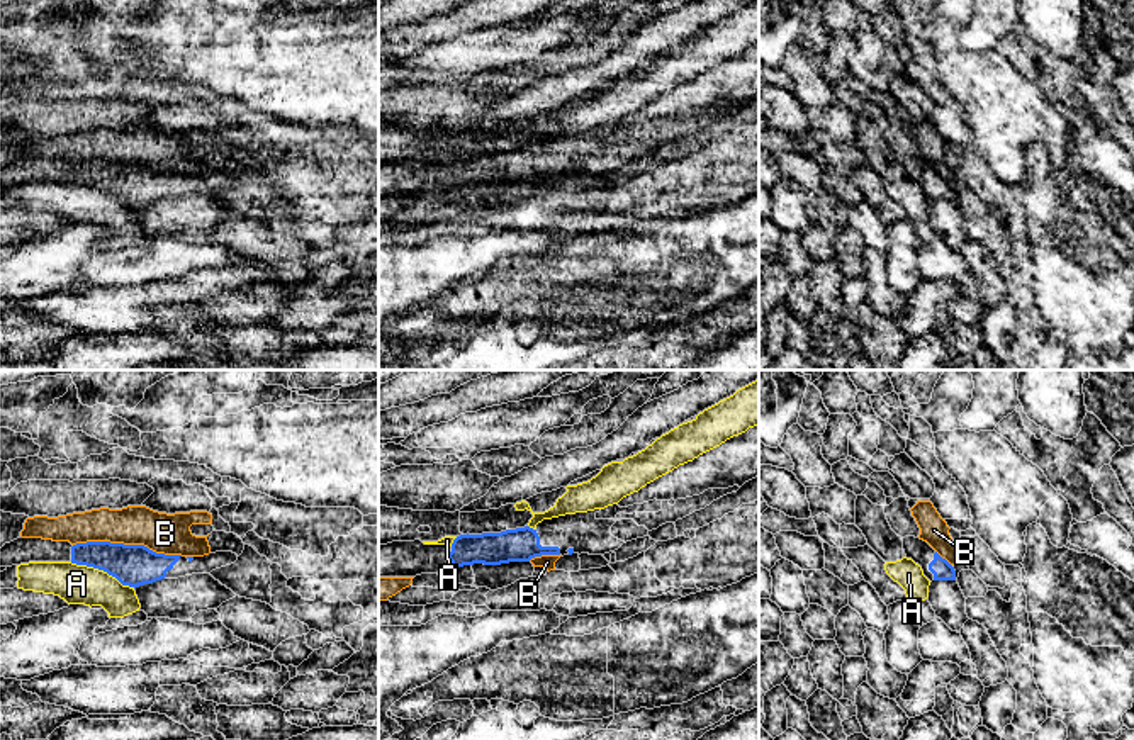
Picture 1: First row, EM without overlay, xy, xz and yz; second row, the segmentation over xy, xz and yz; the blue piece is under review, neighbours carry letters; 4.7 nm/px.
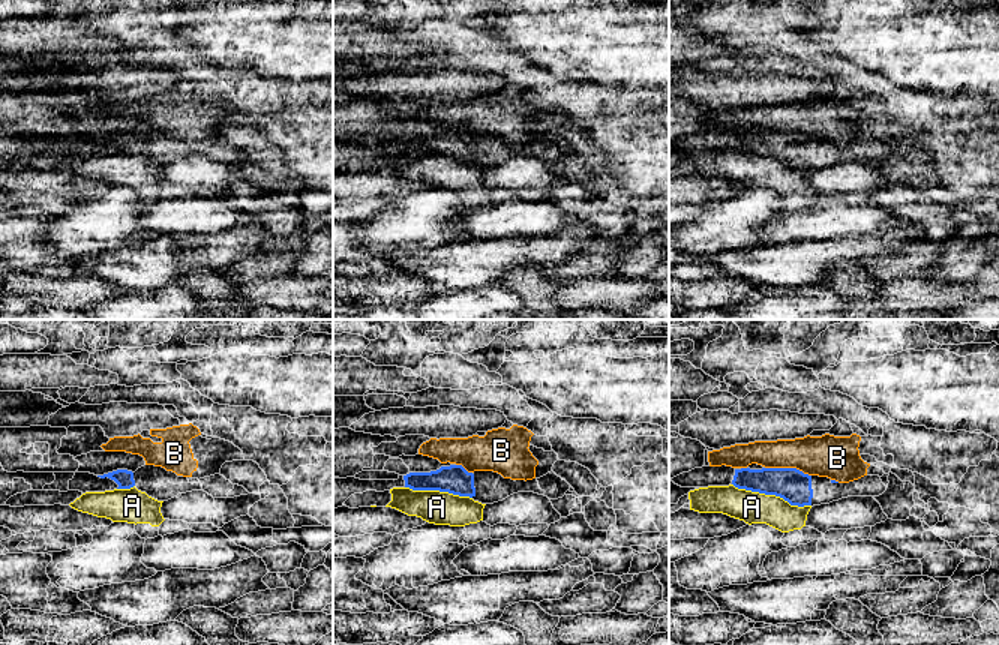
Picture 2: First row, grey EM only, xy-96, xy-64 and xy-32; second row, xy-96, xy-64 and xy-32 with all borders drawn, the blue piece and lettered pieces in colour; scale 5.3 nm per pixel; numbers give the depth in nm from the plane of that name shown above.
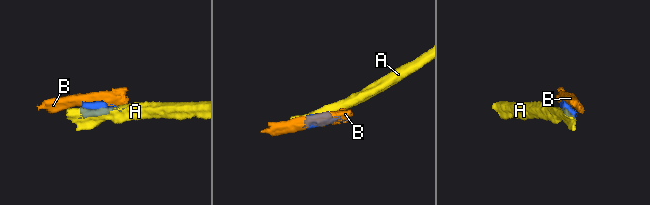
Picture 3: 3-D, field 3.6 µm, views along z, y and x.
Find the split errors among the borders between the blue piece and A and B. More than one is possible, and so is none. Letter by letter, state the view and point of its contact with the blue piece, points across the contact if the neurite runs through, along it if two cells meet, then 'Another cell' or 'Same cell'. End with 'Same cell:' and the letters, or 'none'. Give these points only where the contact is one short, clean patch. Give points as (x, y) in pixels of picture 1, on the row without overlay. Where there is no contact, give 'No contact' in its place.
A: Touches blue at xy (102, 189). Another cell
B: Touches blue at xy (128, 165). Another cell
Same cell: none

